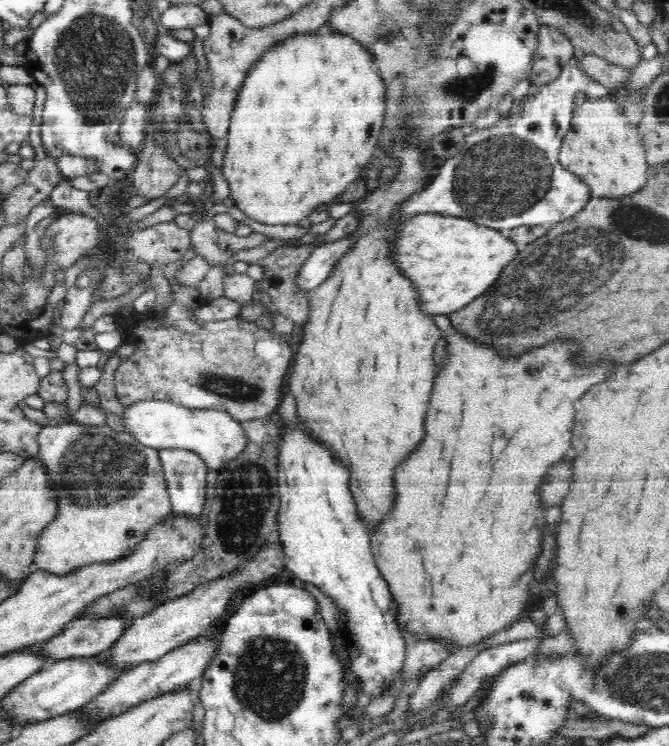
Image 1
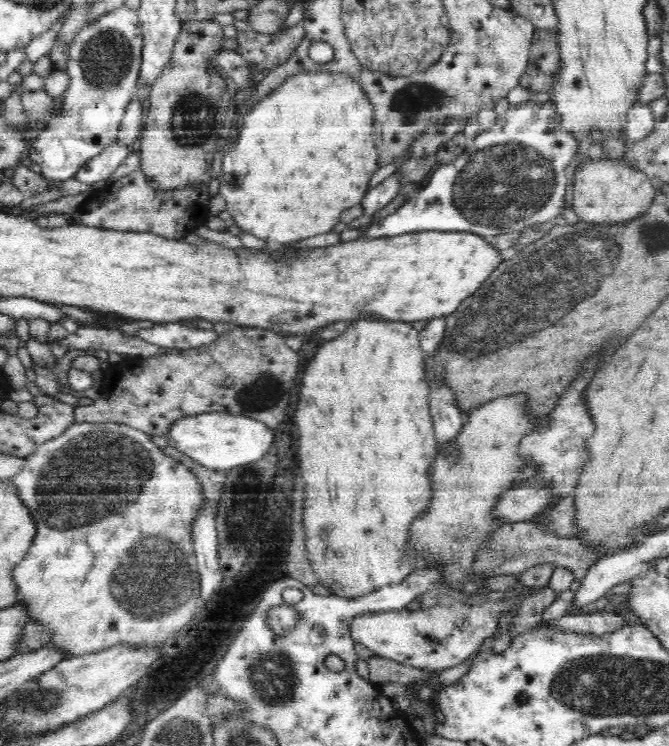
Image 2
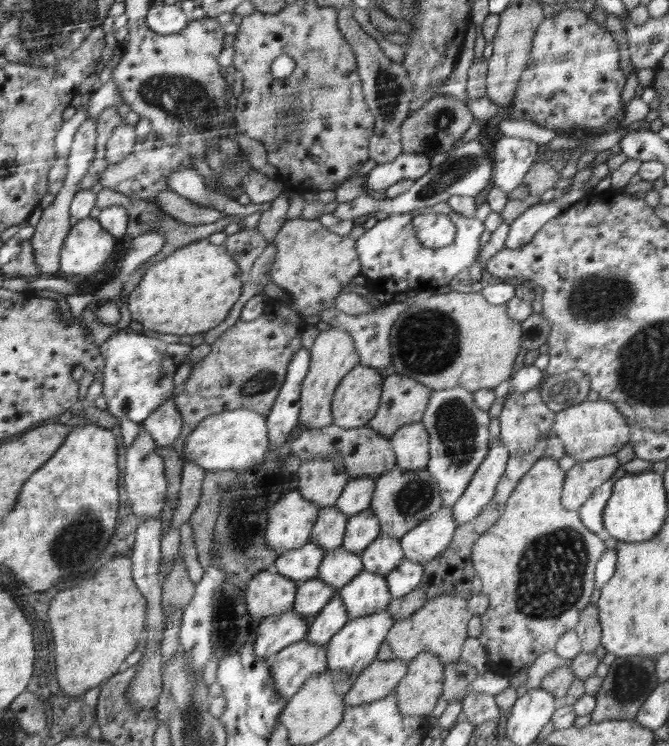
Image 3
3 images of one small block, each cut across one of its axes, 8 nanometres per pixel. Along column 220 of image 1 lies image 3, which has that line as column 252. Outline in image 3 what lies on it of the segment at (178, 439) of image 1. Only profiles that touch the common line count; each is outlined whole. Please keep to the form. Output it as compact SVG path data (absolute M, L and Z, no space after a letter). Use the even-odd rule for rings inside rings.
M240 408L207 416L200 422L183 448L183 459L200 465L206 471L219 471L234 468L248 469L261 464L271 445L267 417L250 409Z

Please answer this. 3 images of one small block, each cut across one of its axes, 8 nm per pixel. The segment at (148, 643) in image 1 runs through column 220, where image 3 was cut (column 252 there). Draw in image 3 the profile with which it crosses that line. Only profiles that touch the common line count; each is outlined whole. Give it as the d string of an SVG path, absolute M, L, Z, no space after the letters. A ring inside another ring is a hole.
M272 564L254 575L245 590L248 612L255 622L264 617L282 614L294 607L298 583L281 575Z

